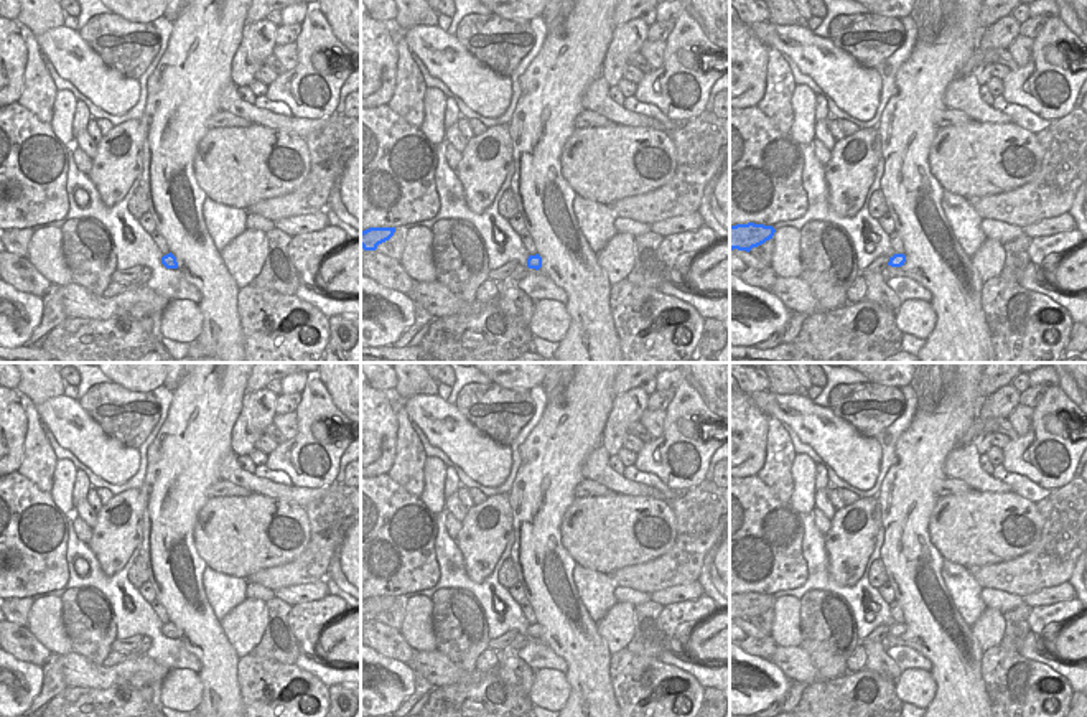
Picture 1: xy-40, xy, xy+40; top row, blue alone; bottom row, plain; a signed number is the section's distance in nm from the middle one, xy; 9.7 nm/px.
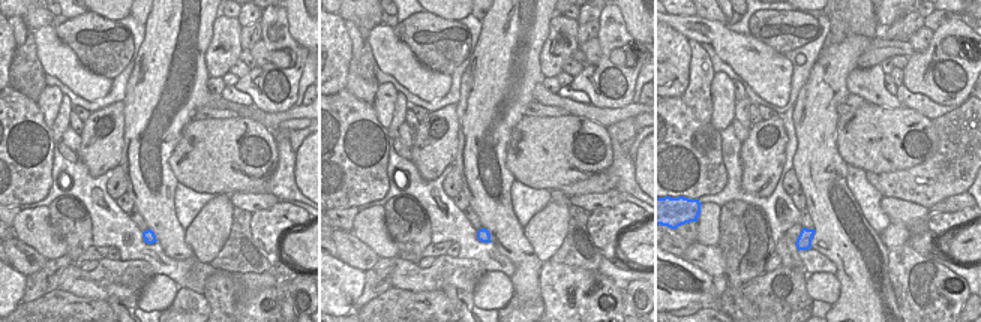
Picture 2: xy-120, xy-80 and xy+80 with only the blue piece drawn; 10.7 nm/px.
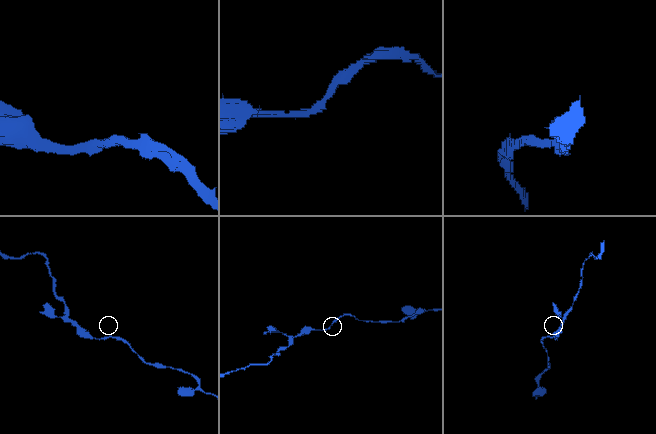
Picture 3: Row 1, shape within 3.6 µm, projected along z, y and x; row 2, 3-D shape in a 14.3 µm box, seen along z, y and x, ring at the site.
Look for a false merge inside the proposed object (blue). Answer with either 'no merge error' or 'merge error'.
no merge error

